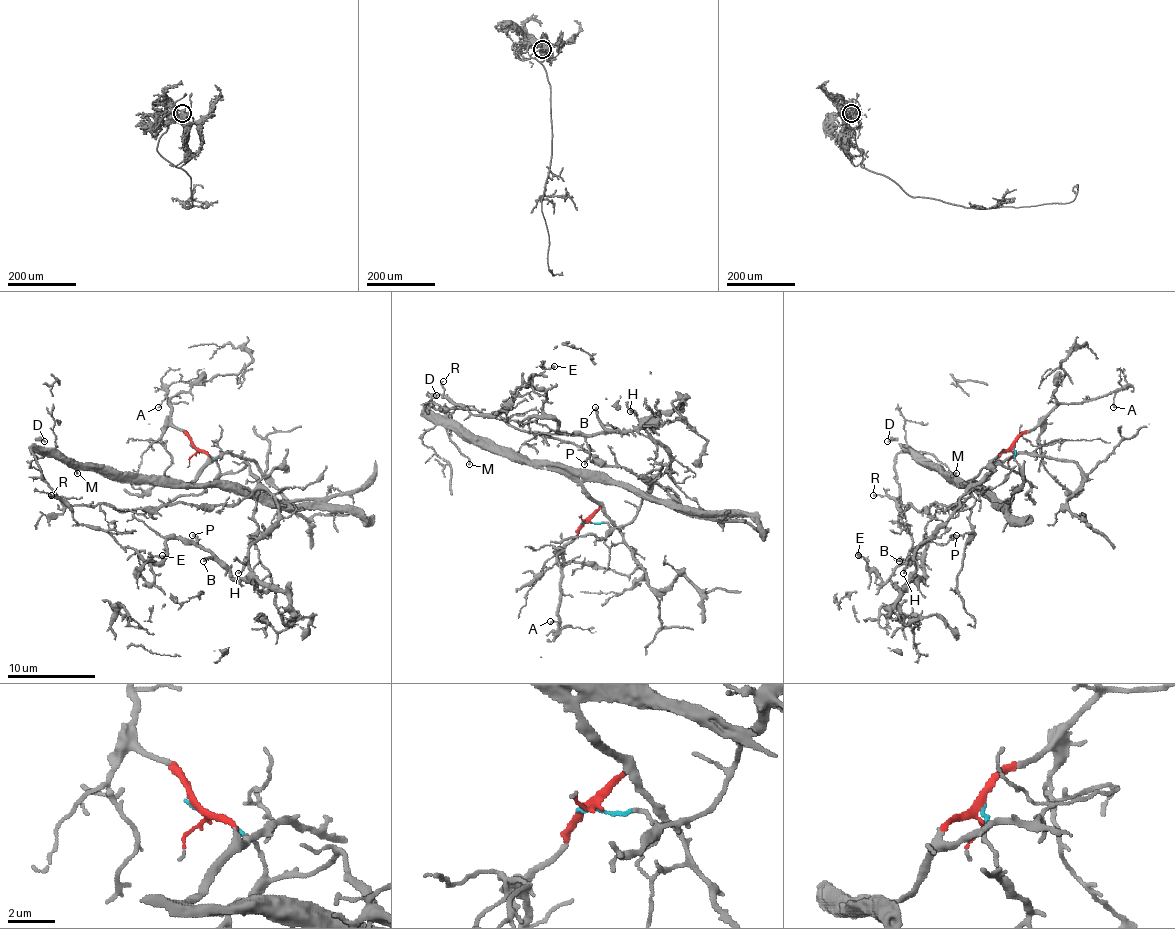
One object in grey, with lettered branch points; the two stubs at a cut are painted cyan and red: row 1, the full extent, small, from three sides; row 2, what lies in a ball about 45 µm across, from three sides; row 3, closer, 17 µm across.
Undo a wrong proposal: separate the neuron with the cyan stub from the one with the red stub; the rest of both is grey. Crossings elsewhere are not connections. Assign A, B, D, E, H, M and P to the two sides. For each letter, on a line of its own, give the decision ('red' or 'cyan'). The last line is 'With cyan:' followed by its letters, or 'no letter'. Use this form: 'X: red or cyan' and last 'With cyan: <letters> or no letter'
A: red
B: cyan
D: red
E: cyan
H: cyan
M: red
P: cyan
With cyan: B, E, H, P

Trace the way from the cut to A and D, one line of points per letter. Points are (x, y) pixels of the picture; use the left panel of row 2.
A: (193, 446), (171, 422), (166, 393), (157, 406)
D: (193, 446), (208, 464), (195, 479), (175, 482), (124, 479), (71, 464), (36, 444), (45, 442)

